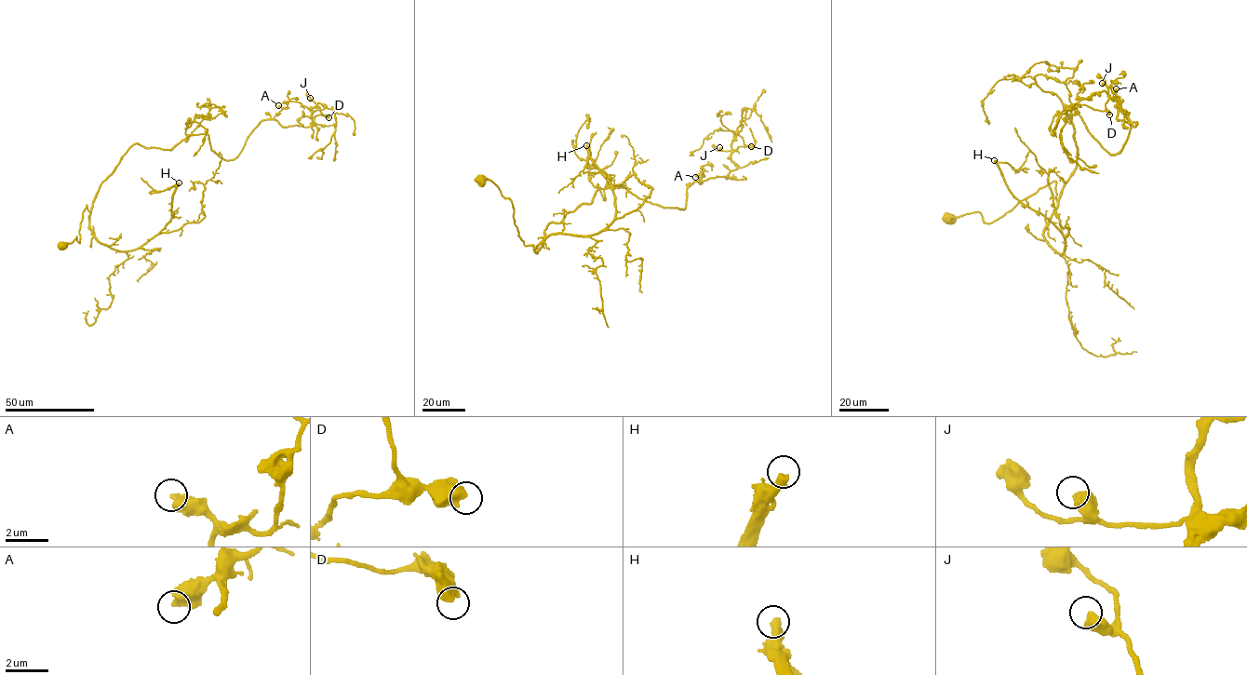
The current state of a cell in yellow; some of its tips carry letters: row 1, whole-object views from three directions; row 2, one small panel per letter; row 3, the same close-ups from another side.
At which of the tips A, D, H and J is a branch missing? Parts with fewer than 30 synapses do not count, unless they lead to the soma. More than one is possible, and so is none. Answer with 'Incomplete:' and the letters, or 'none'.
Incomplete: H

